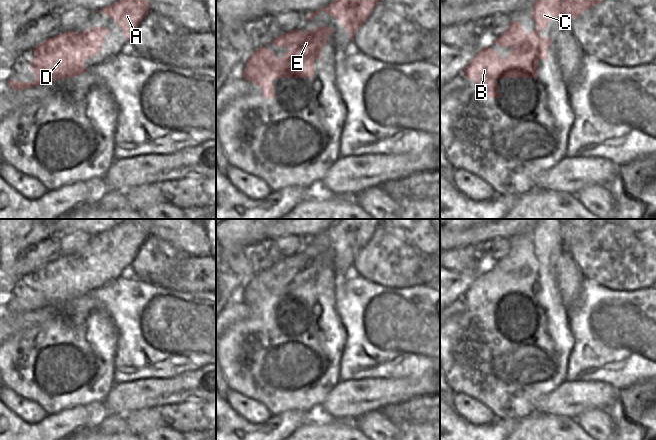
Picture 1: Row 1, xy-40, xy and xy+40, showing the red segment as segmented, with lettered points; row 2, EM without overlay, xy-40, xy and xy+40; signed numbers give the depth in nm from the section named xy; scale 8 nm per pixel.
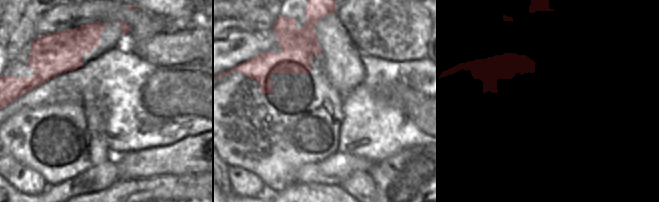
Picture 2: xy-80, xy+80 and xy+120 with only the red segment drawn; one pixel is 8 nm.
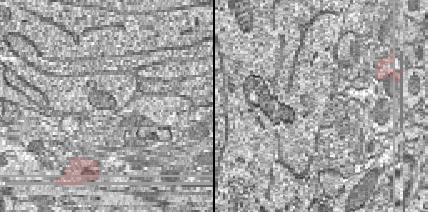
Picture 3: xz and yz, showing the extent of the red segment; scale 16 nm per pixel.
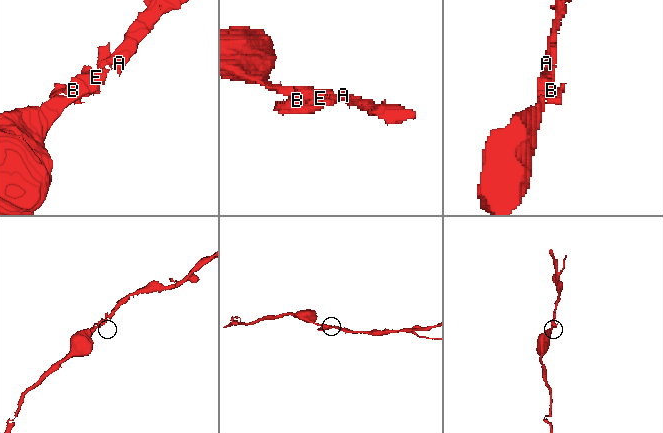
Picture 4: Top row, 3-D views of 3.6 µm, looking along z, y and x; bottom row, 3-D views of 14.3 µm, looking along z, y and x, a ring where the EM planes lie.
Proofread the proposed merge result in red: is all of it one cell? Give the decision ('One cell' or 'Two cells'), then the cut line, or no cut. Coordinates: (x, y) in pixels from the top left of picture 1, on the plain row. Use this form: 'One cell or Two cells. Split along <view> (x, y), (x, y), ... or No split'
Two cells. Split along xy (261, 281), (259, 292), (262, 293), (272, 287), (274, 301).

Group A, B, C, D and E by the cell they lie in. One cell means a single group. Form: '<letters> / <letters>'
A C D E / B

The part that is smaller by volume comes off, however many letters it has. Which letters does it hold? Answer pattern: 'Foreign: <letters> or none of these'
Foreign: B.

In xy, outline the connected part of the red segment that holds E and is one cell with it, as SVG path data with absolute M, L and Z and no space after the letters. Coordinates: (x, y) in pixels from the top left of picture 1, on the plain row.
M319 250L313 254L307 254L303 258L299 253L287 256L269 268L275 268L277 272L283 271L289 274L283 282L265 280L260 283L260 294L265 290L274 288L274 302L293 302L293 297L303 298L299 302L313 302L314 283L322 284L320 279L324 270L328 267L327 262L332 259L334 253Z

